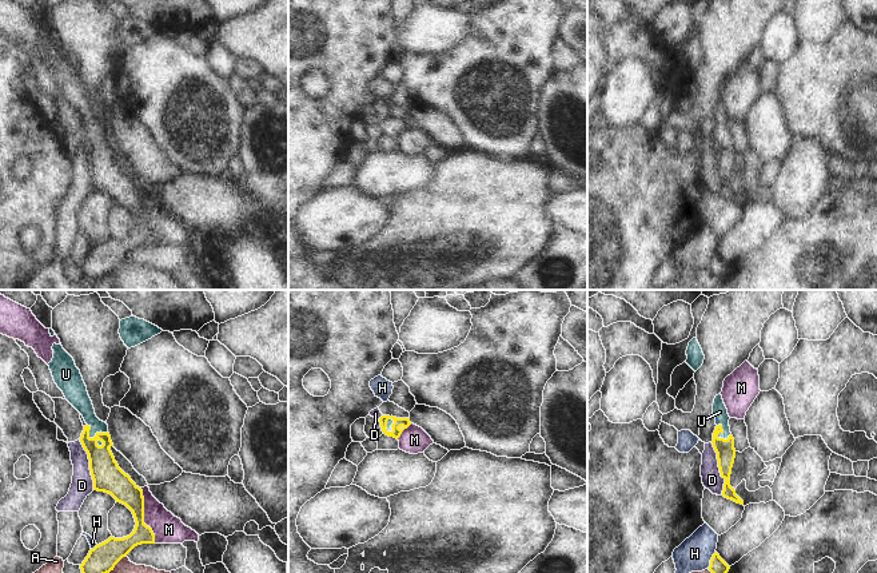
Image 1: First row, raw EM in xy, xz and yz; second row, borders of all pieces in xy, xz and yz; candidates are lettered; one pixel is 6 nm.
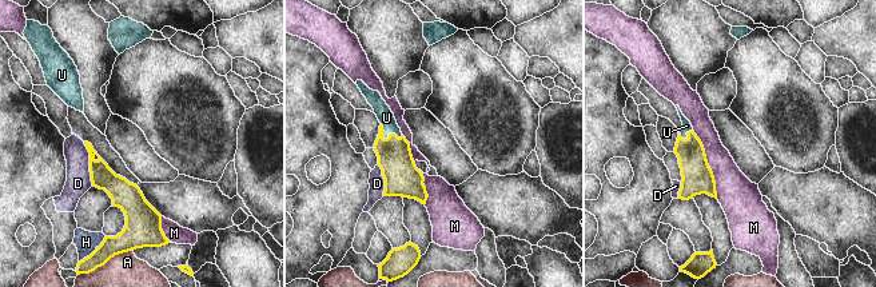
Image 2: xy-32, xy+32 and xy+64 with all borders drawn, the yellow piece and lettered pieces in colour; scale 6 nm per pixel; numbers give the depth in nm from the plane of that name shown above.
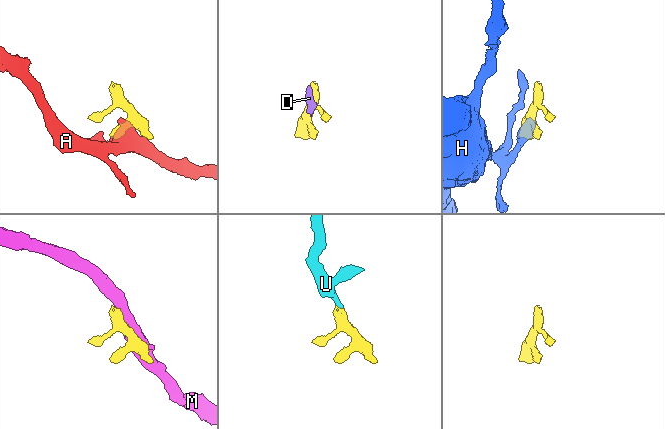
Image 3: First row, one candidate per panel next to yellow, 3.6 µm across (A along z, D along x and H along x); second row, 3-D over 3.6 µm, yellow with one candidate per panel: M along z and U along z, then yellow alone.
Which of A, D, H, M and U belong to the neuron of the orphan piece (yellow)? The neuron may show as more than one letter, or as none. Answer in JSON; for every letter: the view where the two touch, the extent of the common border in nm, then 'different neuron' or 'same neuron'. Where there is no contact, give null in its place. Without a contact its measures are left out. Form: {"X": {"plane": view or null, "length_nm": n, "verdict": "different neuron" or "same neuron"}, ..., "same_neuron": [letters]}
{"A": {"plane": "xy", "length_nm": 140, "verdict": "different neuron"}, "D": {"plane": "yz", "length_nm": 320, "verdict": "different neuron"}, "H": {"plane": "yz", "length_nm": 120, "verdict": "different neuron"}, "M": {"plane": "xy", "length_nm": 340, "verdict": "different neuron"}, "U": {"plane": "xy", "length_nm": 140, "verdict": "same neuron"}, "same_neuron": ["U"]}

